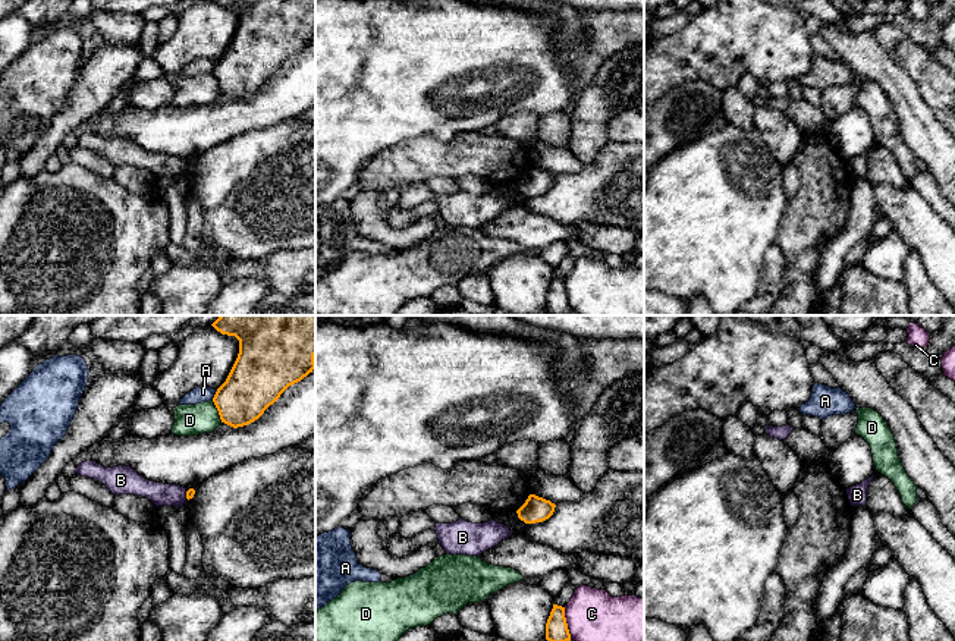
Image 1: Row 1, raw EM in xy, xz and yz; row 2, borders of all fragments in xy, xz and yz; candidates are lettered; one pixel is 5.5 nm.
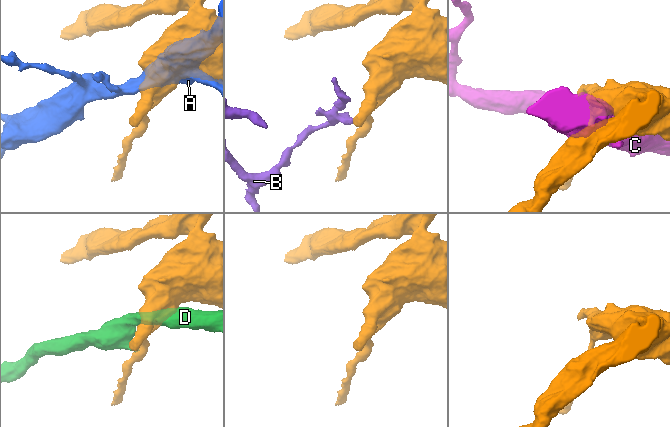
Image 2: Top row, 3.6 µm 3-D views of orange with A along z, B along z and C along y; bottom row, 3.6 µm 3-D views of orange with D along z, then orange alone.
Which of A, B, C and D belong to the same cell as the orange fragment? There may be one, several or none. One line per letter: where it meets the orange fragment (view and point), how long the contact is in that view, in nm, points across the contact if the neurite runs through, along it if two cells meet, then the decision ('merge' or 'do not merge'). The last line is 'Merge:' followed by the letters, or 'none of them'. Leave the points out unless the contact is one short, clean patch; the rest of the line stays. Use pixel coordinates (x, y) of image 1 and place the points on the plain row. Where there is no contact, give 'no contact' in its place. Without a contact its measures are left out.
A: xy (214, 66) | 70 nm | do not merge
B: xy (187, 166) | 50 nm | along xy (188, 162), (185, 169) | do not merge
C: xz (566, 295) | 180 nm | do not merge
D: xy (217, 81) | 130 nm | along xy (211, 72), (222, 93) | do not merge
Merge: none of them

